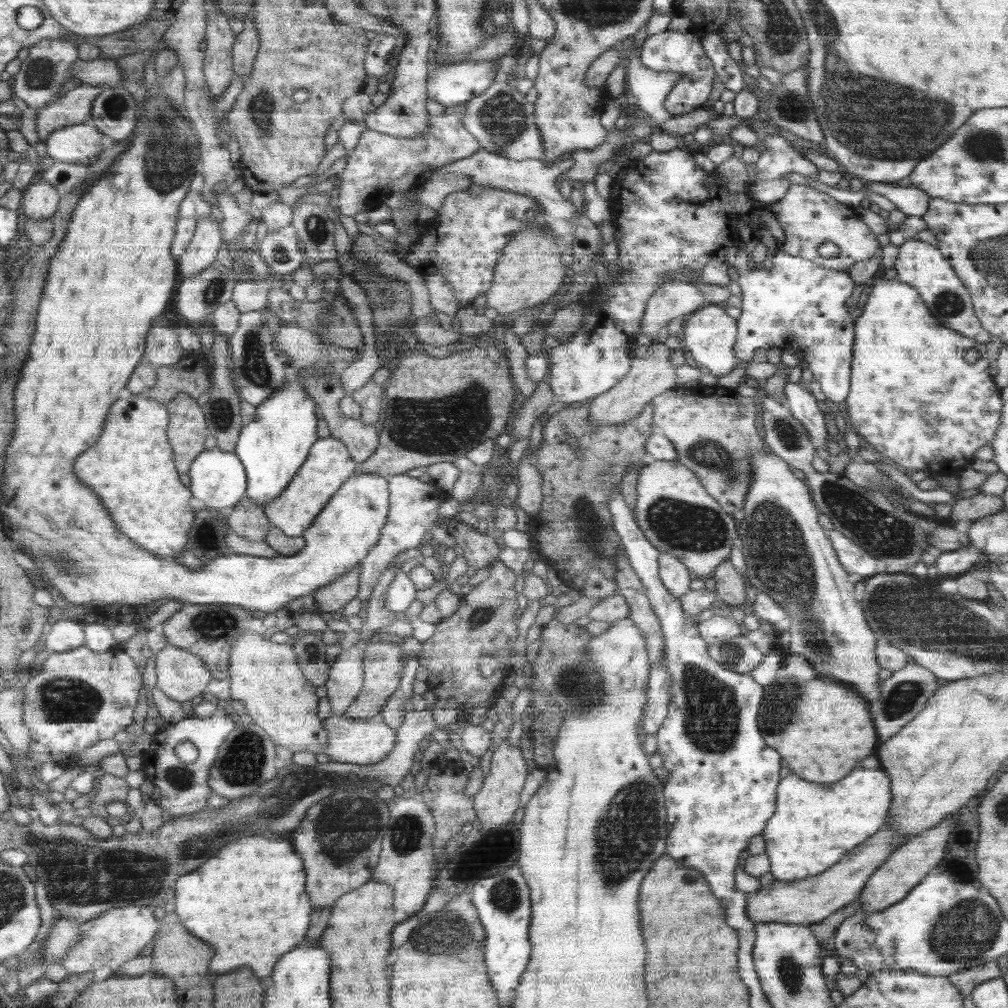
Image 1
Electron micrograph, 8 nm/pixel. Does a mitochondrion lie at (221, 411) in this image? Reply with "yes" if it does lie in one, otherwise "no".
yes

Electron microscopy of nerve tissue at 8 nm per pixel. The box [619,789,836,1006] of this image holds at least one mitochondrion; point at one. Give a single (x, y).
(789, 971)

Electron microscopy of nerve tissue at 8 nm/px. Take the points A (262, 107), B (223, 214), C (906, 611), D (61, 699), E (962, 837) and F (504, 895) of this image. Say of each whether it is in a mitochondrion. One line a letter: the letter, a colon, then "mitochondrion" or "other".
A: mitochondrion
B: other
C: mitochondrion
D: mitochondrion
E: other
F: mitochondrion

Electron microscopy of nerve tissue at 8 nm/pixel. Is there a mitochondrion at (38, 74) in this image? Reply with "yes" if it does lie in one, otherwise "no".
yes

